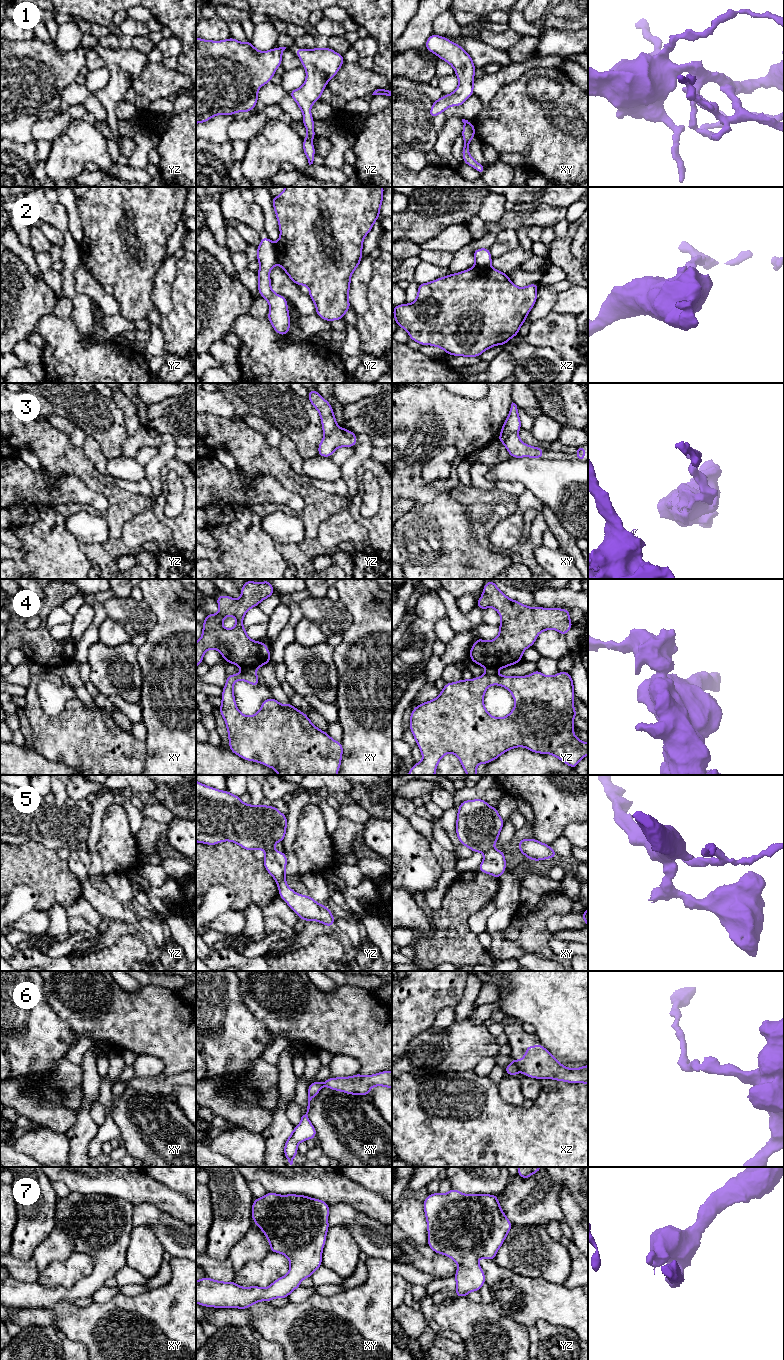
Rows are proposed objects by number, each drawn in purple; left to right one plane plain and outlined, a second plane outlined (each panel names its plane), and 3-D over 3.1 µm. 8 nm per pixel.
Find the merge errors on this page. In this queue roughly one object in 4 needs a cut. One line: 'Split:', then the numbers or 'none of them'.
Split: 2, 3, 4, 5, 6

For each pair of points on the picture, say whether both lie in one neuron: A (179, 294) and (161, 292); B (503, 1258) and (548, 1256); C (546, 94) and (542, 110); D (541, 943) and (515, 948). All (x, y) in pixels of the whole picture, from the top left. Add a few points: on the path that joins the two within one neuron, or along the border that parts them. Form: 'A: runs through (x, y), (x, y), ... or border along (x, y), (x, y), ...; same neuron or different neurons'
A: border along (176, 270), (172, 287), (172, 309), (163, 315); different neurons
B: runs through (514, 1256), (537, 1256); same neuron
C: border along (563, 89), (553, 101), (535, 102), (528, 94); different neurons
D: runs through (535, 943), (521, 943); same neuron

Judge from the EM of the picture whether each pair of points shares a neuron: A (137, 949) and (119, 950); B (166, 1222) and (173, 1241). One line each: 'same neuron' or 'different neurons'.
A: same neuron
B: same neuron

